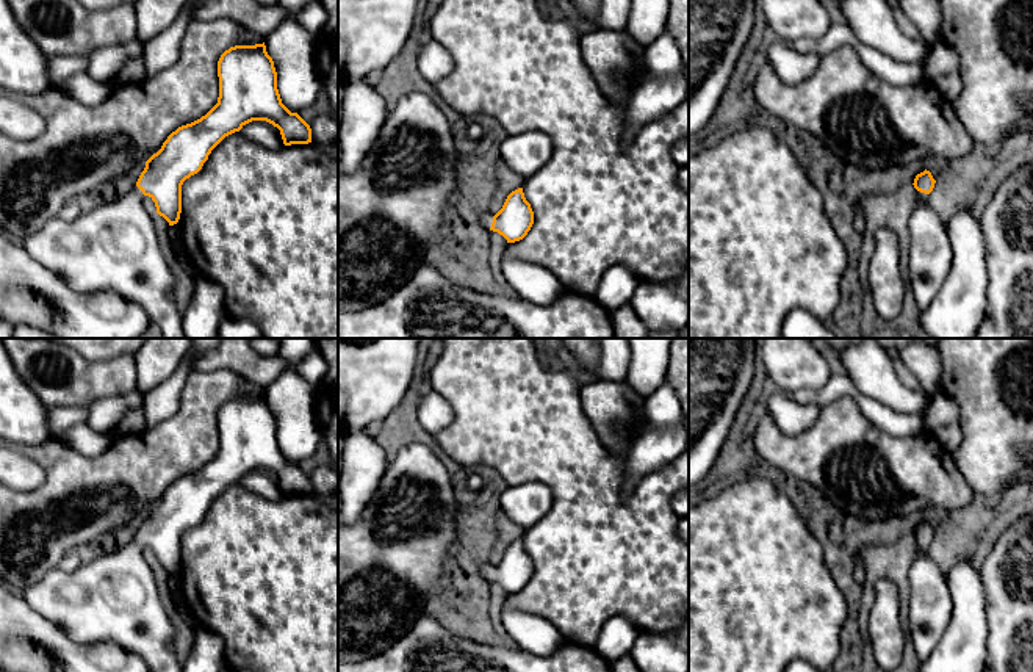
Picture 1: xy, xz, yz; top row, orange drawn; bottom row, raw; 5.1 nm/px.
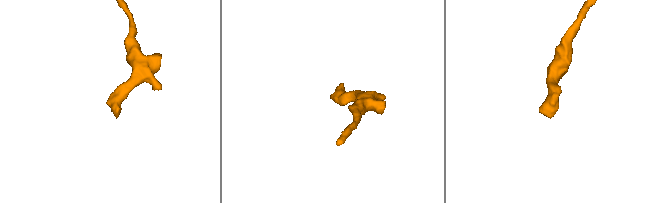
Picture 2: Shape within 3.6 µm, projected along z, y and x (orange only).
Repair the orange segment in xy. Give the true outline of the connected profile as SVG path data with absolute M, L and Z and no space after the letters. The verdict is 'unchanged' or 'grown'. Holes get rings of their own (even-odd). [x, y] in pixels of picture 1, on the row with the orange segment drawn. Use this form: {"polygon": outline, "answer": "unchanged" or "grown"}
{"polygon": "M235 45L225 50L218 61L219 97L218 103L200 119L178 127L153 154L141 172L136 185L124 196L102 201L97 207L74 221L58 216L47 221L38 232L25 237L20 244L47 269L59 276L69 288L80 293L113 290L138 302L160 326L163 338L186 338L182 329L182 312L169 296L175 277L167 266L155 232L155 216L142 205L149 196L169 226L180 219L182 185L197 174L211 150L229 135L239 132L252 121L266 121L280 130L285 146L311 143L310 125L291 113L280 99L277 72L266 45Z", "answer": "grown"}

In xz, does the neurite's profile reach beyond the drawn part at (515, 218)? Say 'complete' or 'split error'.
split error

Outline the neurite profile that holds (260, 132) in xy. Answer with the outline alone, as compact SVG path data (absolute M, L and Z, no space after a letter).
M252 121L243 125L239 133L269 150L279 150L285 146L280 130L266 121Z

